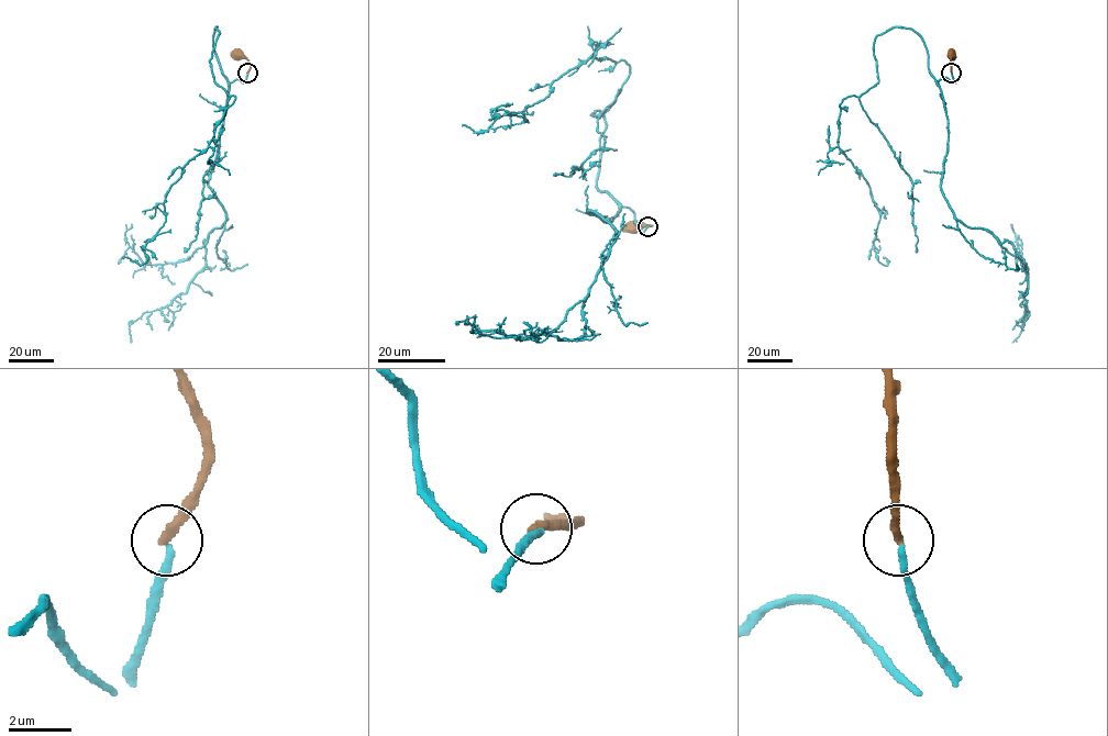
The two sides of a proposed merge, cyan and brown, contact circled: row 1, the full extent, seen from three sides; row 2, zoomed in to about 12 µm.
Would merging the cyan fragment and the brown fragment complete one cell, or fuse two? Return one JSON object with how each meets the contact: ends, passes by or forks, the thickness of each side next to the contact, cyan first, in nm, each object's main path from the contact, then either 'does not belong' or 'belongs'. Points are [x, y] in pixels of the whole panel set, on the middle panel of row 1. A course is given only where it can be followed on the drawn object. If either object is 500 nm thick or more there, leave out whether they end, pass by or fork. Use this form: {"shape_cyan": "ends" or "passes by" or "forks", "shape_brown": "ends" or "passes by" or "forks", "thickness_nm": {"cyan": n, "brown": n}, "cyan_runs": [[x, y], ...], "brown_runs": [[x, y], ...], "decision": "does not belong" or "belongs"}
{"shape_cyan": "ends", "shape_brown": "ends", "thickness_nm": {"cyan": 220, "brown": 300}, "cyan_runs": [[647, 226], [597, 188], [606, 123], [591, 114], [624, 60], [568, 69], [525, 120], [462, 126]], "brown_runs": [[647, 226], [633, 227]], "decision": "does not belong"}

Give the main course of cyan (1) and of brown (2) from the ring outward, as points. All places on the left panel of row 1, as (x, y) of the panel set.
1: (247, 73), (244, 84), (228, 81), (215, 26), (211, 70), (235, 99), (170, 188), (146, 260), (123, 258)
2: (247, 73), (248, 62), (237, 55)

